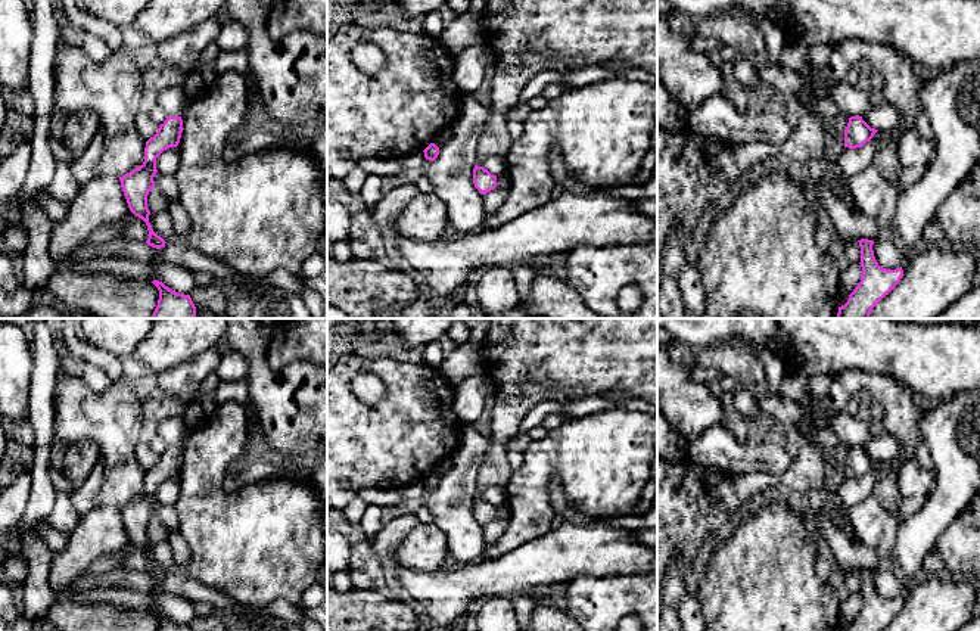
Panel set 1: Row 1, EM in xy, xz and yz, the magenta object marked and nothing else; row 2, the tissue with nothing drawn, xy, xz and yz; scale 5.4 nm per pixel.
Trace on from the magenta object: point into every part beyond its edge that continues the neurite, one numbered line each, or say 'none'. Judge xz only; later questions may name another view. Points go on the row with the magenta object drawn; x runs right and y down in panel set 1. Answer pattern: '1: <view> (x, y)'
none

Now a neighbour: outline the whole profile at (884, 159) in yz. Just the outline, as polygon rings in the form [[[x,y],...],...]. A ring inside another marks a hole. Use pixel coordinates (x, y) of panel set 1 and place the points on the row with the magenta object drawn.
[[[893,143],[881,144],[875,152],[871,165],[875,167],[893,187],[896,186],[902,165],[897,161],[896,146]]]

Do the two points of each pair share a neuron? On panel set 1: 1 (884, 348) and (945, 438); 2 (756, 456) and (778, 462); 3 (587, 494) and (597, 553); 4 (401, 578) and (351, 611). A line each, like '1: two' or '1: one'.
1: two
2: one
3: two
4: two

